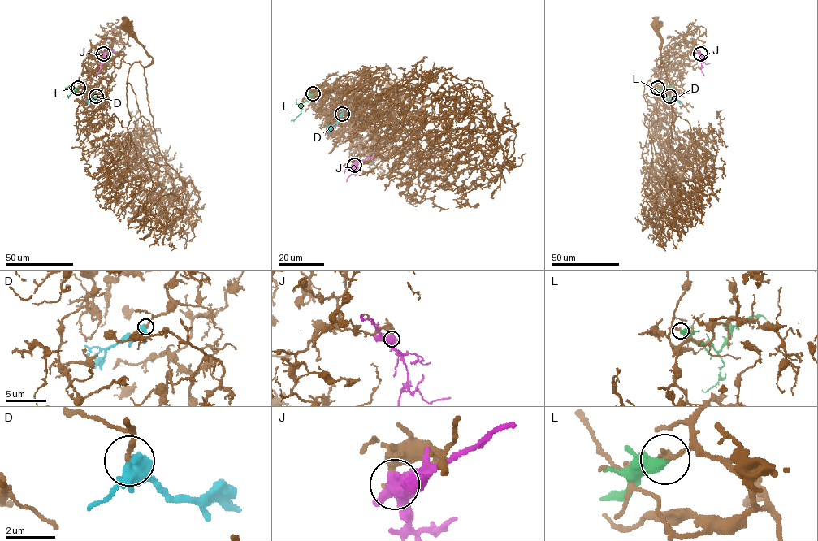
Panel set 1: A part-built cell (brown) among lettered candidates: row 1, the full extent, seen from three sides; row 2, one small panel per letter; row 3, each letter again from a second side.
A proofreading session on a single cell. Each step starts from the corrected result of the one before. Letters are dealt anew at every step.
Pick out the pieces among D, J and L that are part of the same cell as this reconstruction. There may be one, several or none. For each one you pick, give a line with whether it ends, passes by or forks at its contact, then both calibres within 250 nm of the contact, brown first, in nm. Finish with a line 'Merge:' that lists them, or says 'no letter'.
D: it forks | 200/380 nm
Merge: D

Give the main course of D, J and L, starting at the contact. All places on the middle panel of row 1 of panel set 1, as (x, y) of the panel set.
D: (342, 114), (328, 132)
J: (354, 165), (356, 169), (348, 166), (344, 173)
L: (313, 93), (302, 104), (300, 113), (291, 121)

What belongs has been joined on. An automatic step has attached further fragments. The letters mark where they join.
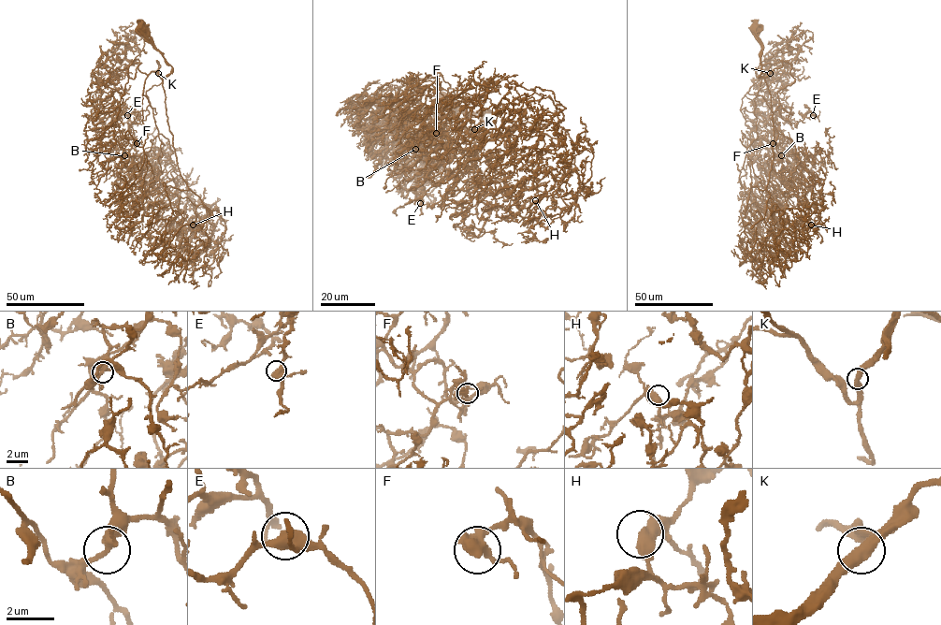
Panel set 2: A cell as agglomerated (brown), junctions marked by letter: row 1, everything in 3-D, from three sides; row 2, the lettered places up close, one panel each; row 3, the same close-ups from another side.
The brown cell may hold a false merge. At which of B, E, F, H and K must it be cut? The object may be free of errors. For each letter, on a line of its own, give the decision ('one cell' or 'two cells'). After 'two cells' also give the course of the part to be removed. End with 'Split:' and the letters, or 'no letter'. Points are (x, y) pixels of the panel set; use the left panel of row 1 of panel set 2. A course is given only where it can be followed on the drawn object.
B: one cell
E: one cell
F: one cell
H: one cell
K: one cell
Split: no letter

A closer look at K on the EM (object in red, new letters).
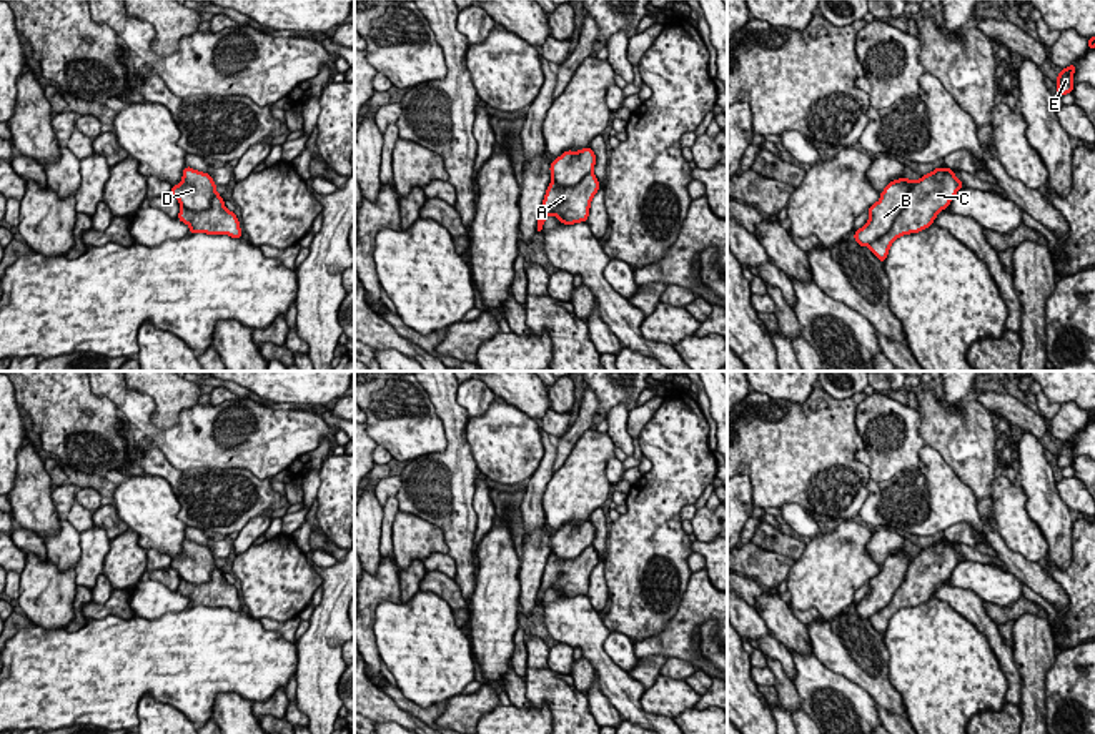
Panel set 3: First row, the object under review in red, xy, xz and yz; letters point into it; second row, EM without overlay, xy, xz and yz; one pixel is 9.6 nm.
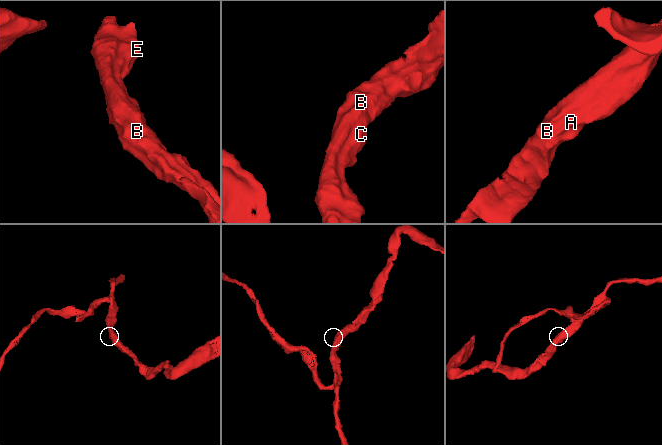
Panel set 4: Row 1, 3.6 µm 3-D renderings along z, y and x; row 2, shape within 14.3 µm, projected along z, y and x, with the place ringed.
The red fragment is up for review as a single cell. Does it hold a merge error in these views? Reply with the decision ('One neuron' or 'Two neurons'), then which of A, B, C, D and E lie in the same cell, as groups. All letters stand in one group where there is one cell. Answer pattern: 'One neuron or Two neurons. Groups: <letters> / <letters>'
One neuron. Groups: A B C D E

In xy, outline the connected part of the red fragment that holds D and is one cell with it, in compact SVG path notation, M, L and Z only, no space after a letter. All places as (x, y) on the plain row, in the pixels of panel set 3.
M185 539L181 556L171 559L171 568L181 578L178 593L190 599L190 606L243 609L235 584L226 583L208 546Z

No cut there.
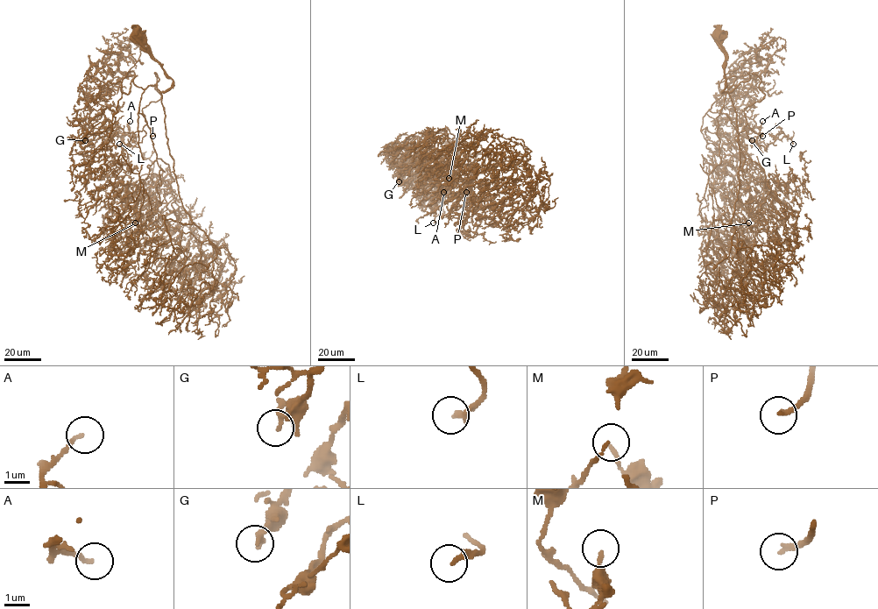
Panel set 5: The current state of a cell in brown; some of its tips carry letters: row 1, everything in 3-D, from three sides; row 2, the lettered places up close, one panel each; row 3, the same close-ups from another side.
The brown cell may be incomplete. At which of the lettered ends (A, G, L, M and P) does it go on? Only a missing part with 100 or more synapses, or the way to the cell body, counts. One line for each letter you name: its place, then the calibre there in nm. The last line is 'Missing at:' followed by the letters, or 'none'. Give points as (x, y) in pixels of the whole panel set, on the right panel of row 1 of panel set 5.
P: place (762, 136); calibre 190 nm
Missing at: P

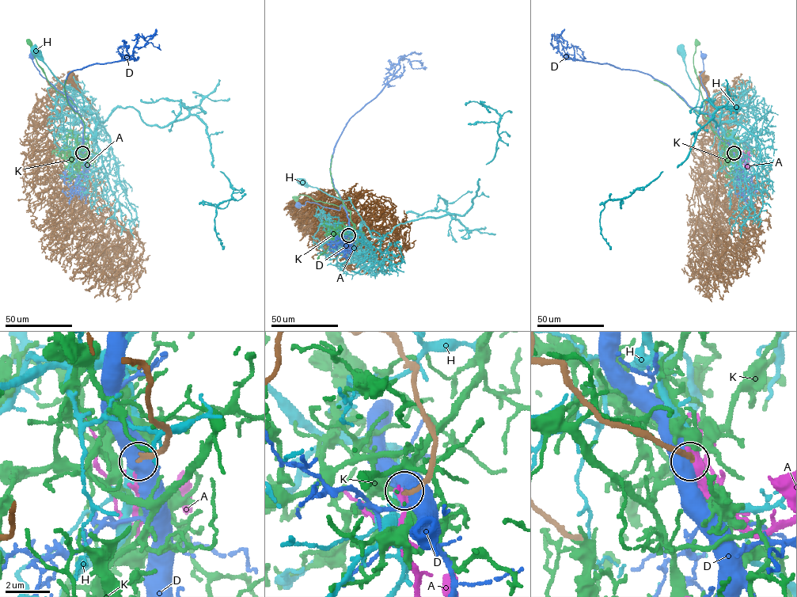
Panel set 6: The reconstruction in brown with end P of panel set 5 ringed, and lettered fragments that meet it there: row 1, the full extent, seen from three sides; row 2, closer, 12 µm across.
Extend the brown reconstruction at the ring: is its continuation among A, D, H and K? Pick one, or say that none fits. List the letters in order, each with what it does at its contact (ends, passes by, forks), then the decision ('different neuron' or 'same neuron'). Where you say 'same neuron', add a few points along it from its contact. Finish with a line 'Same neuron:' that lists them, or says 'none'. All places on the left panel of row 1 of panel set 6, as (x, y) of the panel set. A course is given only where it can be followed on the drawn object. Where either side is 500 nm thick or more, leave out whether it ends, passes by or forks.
A: different neuron
D: different neuron
H: it passes by; different neuron
K: it forks there; different neuron
Same neuron: none

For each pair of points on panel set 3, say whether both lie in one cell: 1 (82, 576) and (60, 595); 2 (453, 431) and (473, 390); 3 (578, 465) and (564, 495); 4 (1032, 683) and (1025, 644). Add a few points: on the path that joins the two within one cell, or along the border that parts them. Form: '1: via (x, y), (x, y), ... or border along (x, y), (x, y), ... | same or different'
1: border along (80, 543), (75, 585) | different
2: border along (456, 388), (471, 446) | different
3: via (578, 471), (578, 481), (571, 488) | same
4: via (1032, 673), (1032, 654) | same

